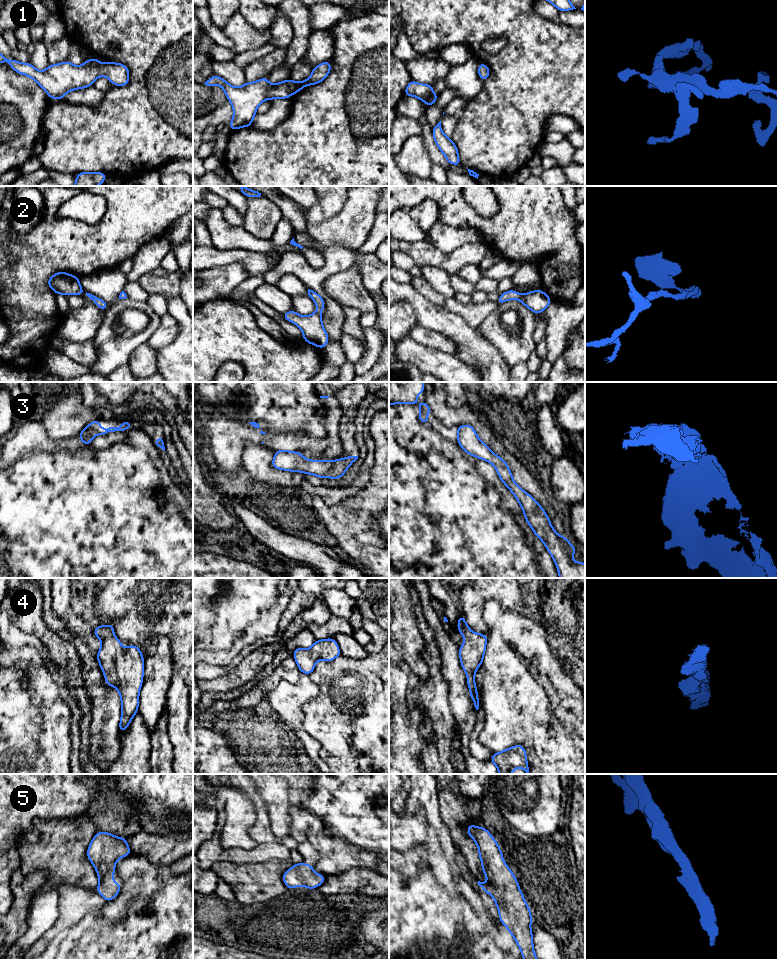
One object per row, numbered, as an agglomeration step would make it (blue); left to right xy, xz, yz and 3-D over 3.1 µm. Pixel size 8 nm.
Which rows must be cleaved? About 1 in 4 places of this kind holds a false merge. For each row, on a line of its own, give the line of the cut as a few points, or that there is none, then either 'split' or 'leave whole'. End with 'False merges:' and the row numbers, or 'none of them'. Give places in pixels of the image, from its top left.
1: no cut; leave whole
2: no cut; leave whole
3: cut in xz along (275, 451), (291, 452); split
4: no cut; leave whole
5: no cut; leave whole
False merges: 3

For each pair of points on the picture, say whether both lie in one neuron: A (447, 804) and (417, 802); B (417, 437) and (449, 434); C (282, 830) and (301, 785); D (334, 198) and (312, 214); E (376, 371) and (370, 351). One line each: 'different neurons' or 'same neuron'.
A: different neurons
B: same neuron
C: different neurons
D: same neuron
E: different neurons

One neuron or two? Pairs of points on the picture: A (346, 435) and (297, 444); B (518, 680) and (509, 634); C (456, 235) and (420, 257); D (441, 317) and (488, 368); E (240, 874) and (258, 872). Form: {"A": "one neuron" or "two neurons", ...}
{"A": "two neurons", "B": "one neuron", "C": "two neurons", "D": "one neuron", "E": "one neuron"}

